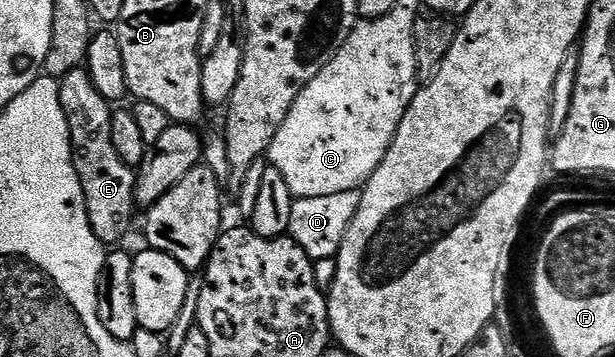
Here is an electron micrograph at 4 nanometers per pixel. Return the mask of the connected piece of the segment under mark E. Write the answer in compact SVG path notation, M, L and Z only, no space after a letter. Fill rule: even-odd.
M82 67L72 69L61 77L58 94L68 119L70 149L74 153L74 166L80 179L90 226L103 245L117 246L121 242L118 240L129 231L134 221L136 173L120 159L120 155L116 155L116 147L112 147L111 102L96 91L96 83L92 83Z

